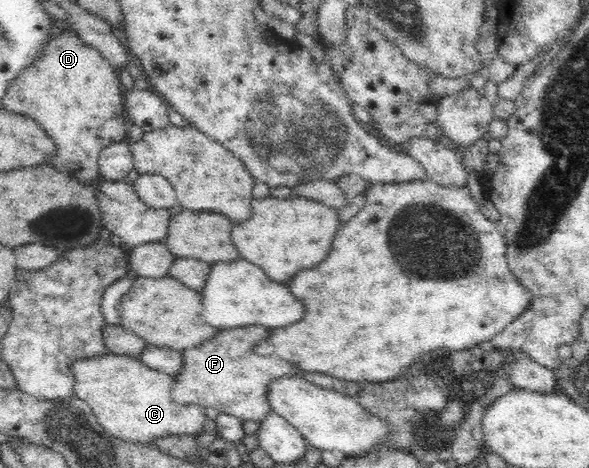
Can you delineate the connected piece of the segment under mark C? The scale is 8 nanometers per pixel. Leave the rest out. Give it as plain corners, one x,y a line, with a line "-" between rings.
103,354
102,357
81,359
71,365
74,372
75,397
91,407
103,429
113,437
152,445
155,440
170,436
195,435
203,431
205,407
179,404
172,399
177,385
174,376
155,371
139,357

